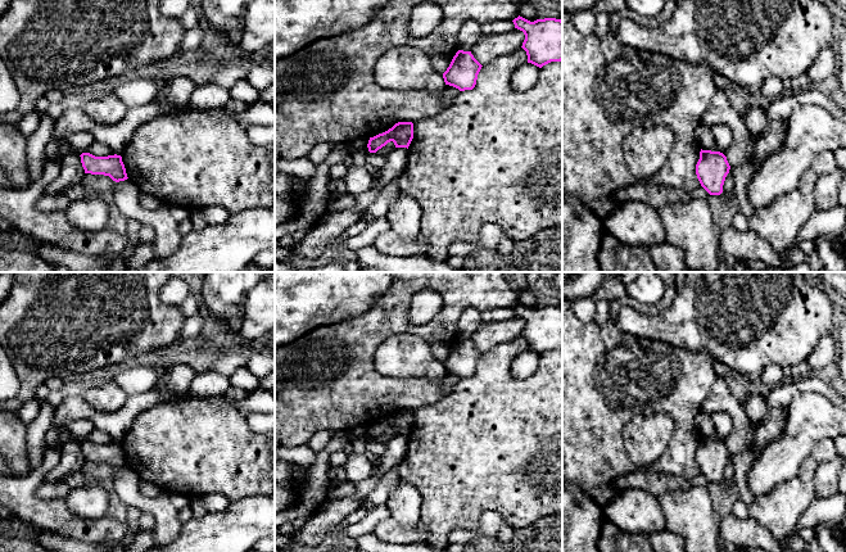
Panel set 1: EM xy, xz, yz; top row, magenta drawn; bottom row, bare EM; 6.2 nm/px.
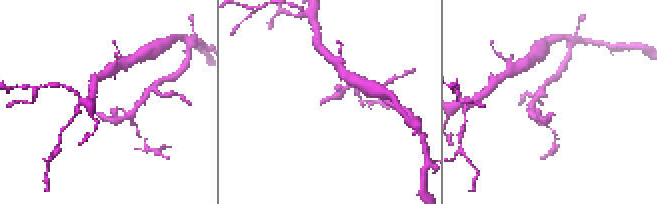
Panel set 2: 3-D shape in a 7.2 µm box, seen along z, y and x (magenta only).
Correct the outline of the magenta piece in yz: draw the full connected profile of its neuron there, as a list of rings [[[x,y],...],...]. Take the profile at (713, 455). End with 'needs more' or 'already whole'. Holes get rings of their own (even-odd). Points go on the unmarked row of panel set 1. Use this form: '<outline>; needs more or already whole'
[[[702,438],[696,452],[696,462],[701,474],[710,483],[720,483],[730,453],[720,439]]]; already whole

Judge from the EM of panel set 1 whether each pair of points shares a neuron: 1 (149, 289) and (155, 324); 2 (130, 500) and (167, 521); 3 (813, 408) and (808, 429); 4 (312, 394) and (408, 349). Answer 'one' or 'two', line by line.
1: one
2: one
3: one
4: two

